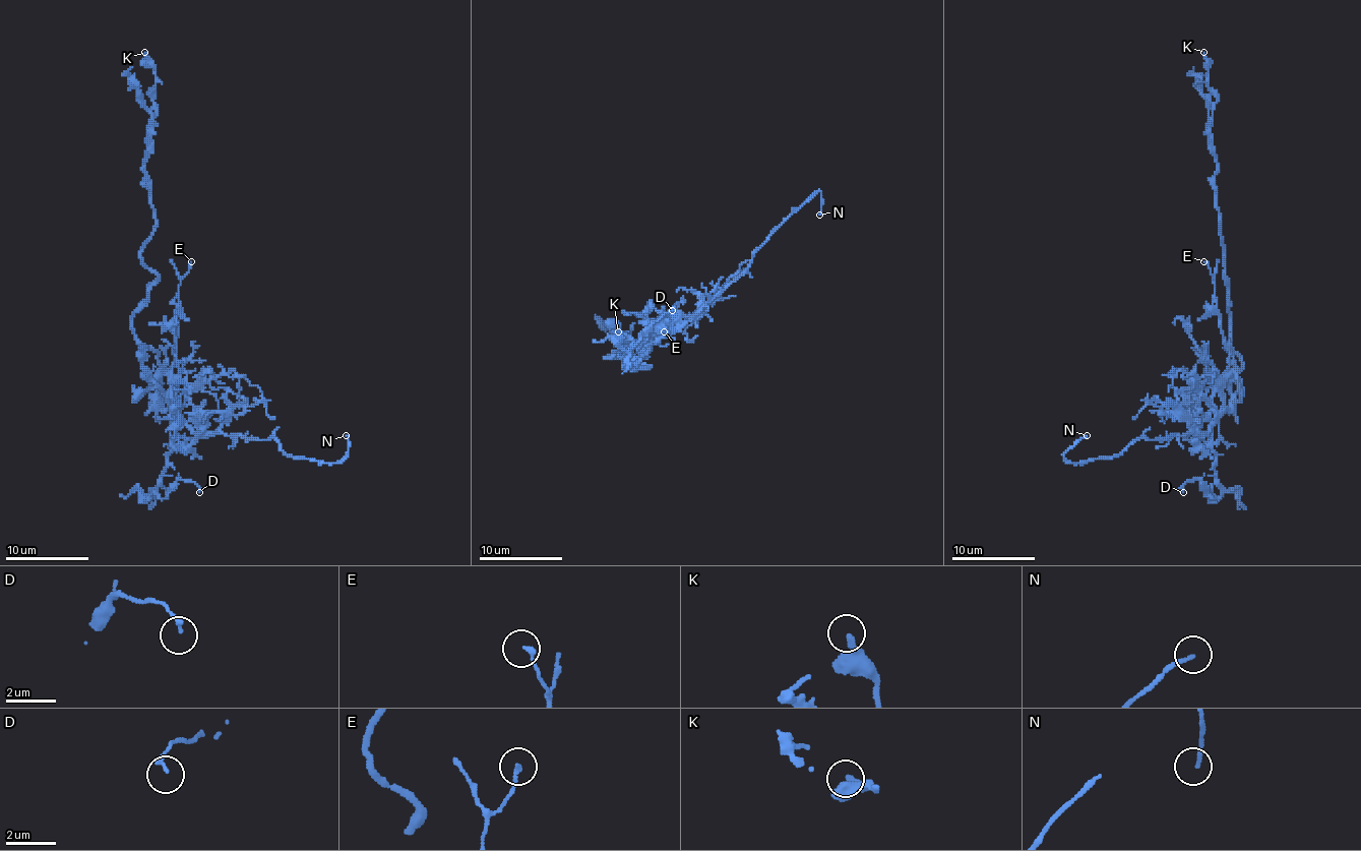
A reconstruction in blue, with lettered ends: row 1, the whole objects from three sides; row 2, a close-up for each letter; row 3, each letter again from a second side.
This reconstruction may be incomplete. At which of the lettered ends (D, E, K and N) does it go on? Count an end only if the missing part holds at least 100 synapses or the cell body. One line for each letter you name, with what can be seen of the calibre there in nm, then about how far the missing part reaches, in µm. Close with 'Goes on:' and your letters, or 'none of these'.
N: Thickness 130 nm. Missing length about 15 µm
Goes on: N

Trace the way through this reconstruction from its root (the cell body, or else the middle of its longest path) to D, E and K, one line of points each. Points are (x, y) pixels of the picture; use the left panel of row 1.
D: (160, 348), (170, 379), (172, 452), (158, 494), (164, 498), (178, 480), (191, 480), (199, 492)
E: (160, 348), (168, 348), (176, 340), (178, 285), (191, 261)
K: (160, 348), (146, 348), (132, 326), (158, 277), (140, 259), (156, 224), (142, 170), (156, 65), (144, 52)

